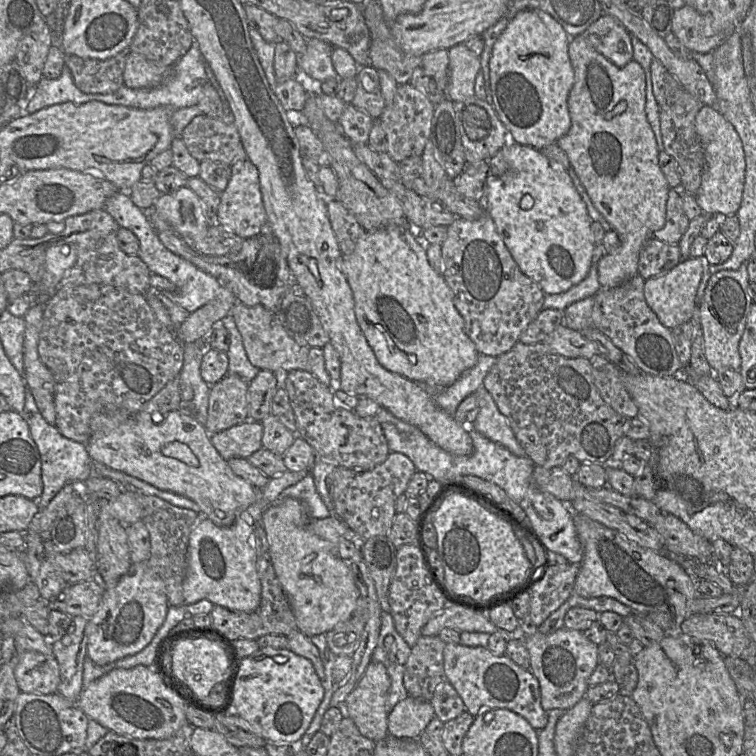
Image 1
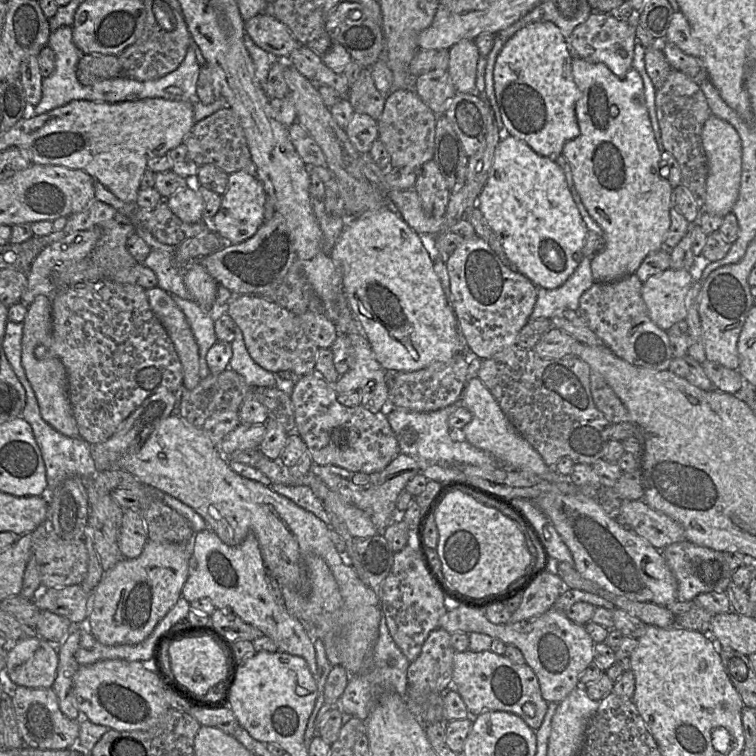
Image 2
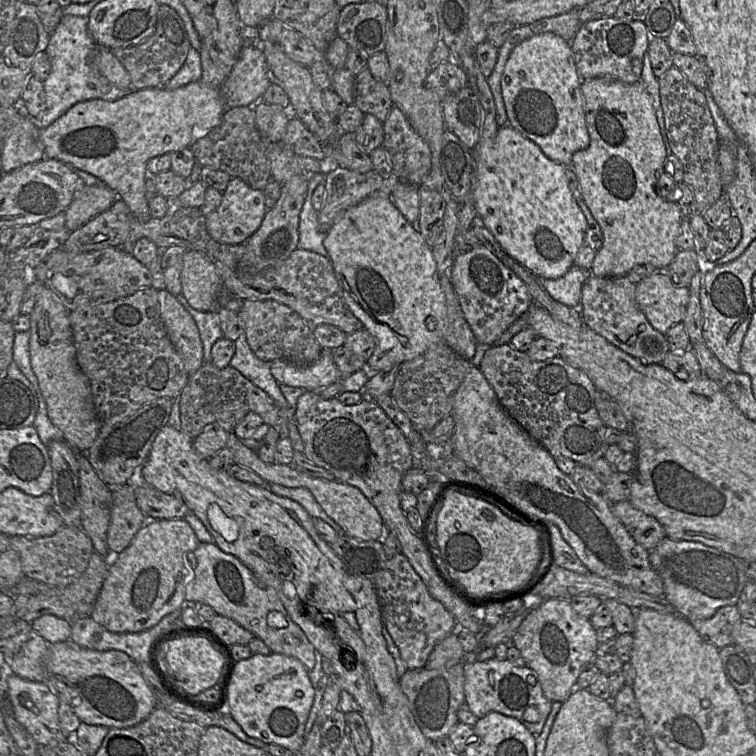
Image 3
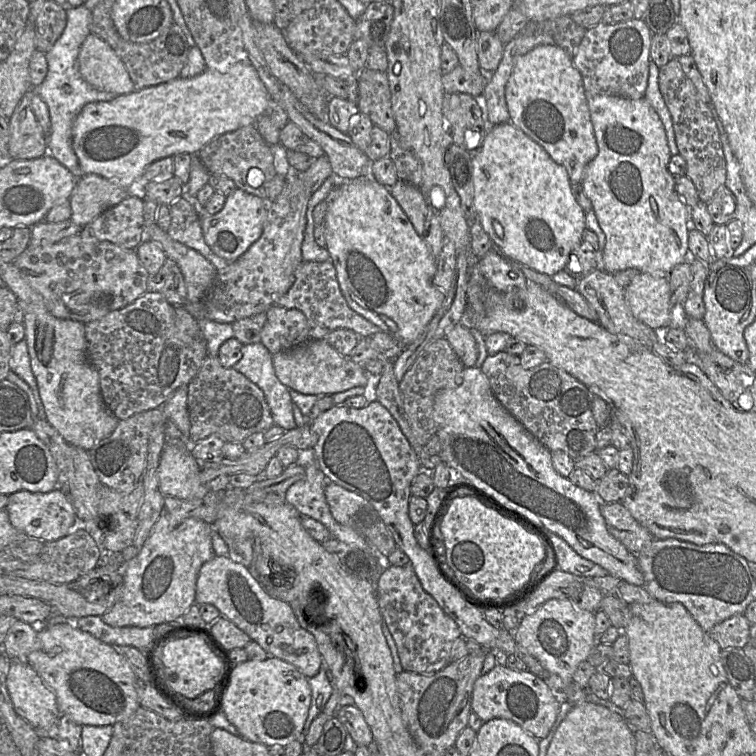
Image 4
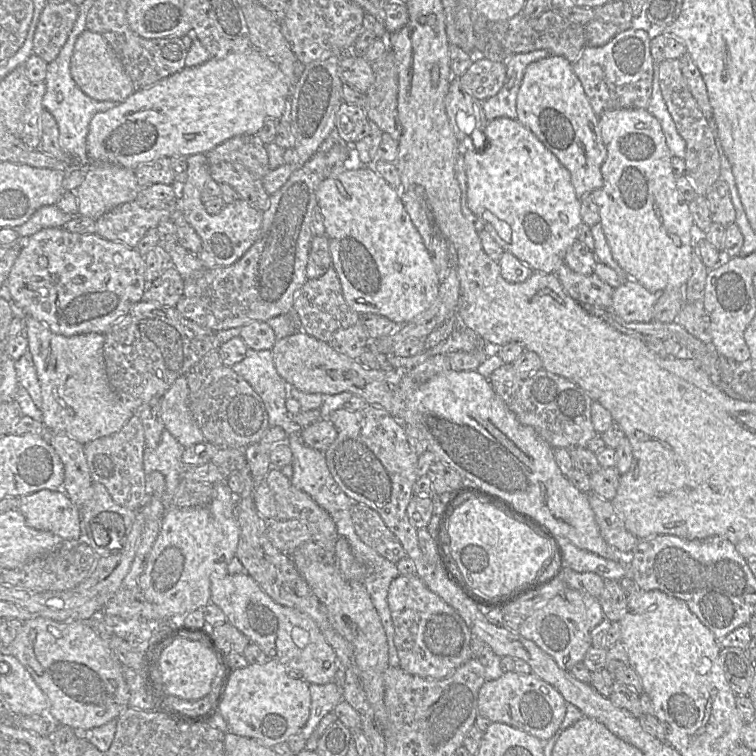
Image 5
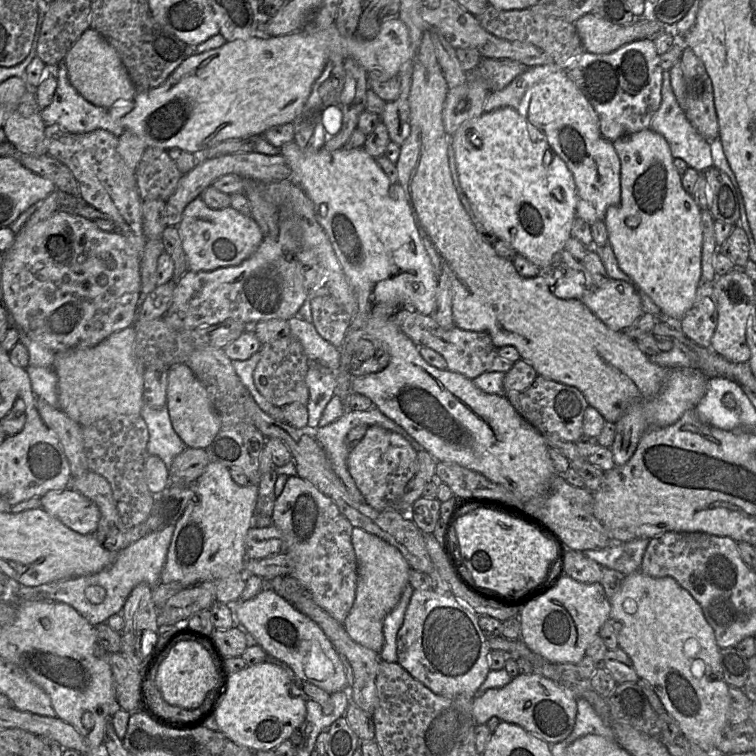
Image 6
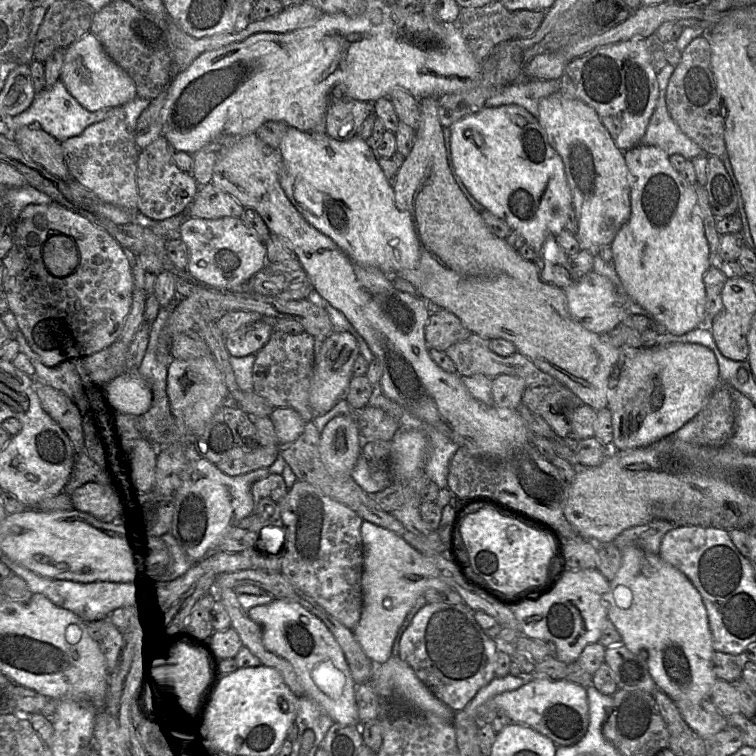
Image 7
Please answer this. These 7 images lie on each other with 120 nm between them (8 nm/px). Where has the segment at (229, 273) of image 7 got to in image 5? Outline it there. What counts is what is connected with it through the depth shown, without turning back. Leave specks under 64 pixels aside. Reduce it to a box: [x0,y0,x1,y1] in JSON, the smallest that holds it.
[178,155,263,268]

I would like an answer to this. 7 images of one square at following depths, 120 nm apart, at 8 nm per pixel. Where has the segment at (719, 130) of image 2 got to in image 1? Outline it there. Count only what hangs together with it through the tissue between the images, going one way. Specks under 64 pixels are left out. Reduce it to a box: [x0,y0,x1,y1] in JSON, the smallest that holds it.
[695,105,746,215]

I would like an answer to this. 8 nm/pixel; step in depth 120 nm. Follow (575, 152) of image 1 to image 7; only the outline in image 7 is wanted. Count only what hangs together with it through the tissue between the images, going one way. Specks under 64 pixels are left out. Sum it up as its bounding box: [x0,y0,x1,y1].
[611,145,711,335]

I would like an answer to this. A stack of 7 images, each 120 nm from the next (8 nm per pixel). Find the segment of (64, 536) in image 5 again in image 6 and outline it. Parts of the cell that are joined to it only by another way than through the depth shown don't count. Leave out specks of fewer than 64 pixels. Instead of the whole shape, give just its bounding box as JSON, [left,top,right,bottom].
[40,486,100,534]

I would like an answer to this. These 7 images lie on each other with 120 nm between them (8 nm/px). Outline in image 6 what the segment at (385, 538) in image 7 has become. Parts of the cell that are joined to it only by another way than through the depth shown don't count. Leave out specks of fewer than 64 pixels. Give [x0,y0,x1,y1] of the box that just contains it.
[343,527,411,654]

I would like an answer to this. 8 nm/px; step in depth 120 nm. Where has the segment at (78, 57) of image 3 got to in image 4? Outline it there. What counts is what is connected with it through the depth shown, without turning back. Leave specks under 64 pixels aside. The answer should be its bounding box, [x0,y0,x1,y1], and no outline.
[37,5,116,173]

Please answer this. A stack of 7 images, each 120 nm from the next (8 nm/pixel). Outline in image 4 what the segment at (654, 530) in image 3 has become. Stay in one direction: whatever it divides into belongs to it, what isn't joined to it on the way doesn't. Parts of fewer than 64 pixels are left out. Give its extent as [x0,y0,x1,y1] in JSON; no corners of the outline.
[600,502,654,554]

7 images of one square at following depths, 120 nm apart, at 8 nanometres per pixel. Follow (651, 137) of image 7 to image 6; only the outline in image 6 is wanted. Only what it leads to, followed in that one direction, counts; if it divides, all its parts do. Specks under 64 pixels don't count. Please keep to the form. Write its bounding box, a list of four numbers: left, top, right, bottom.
[649,70,713,172]

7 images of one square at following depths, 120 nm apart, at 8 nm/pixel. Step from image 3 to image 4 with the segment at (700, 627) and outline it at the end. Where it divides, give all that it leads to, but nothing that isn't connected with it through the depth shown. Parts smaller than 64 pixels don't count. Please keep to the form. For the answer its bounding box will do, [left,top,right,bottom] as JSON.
[708,614,754,648]

